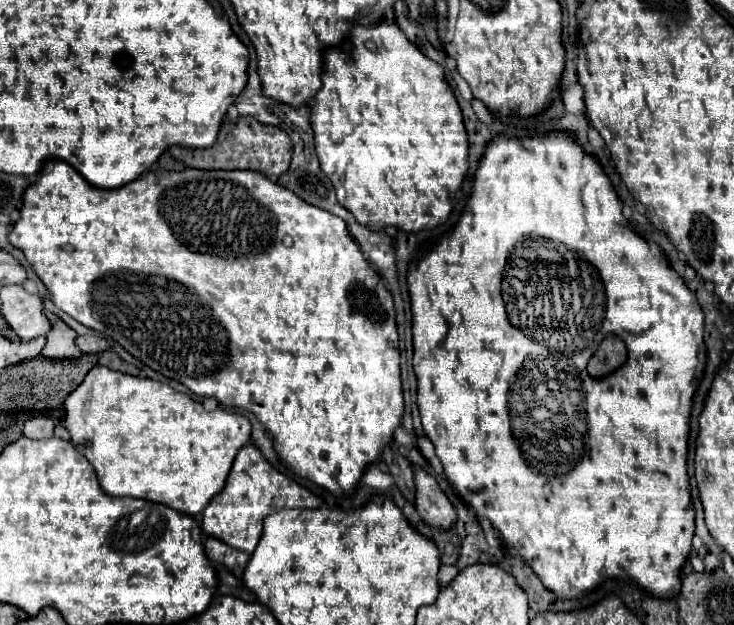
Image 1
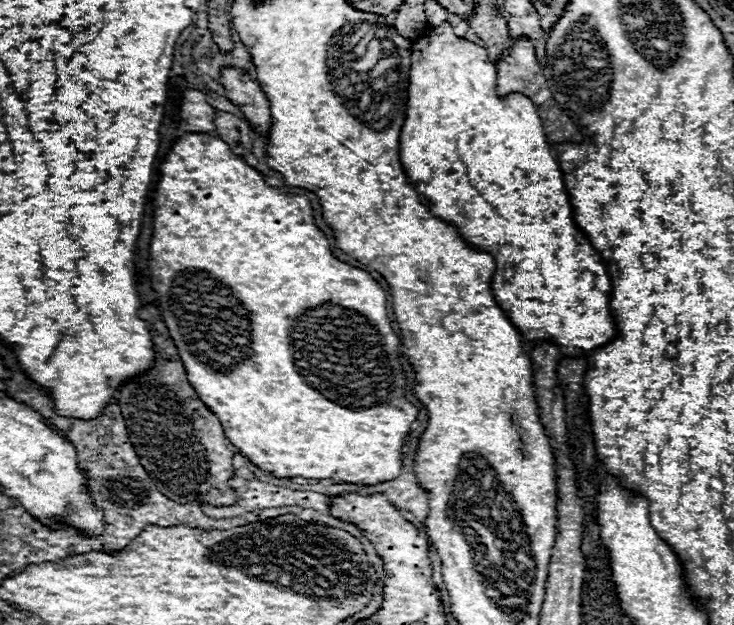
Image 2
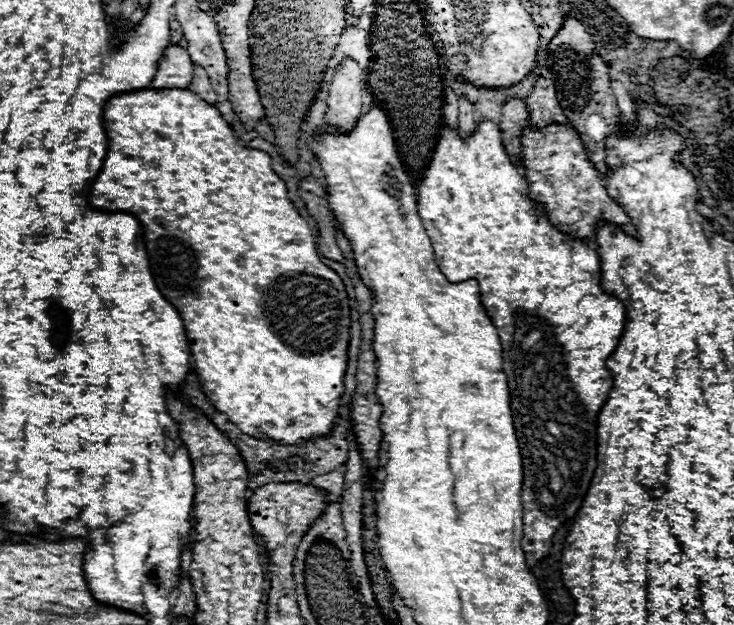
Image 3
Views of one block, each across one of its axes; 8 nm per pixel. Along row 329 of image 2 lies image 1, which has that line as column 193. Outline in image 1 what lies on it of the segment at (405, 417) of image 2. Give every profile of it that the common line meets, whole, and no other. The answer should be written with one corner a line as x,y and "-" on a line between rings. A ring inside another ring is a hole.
48,160
42,164
36,182
24,190
20,218
14,222
8,240
14,248
22,250
32,270
50,290
52,302
60,310
106,338
116,340
134,358
142,360
152,370
182,382
194,394
212,396
226,406
254,412
266,430
272,432
278,458
290,470
330,490
334,496
350,496
366,466
378,458
380,450
388,442
392,442
394,430
398,428
404,412
392,296
380,284
380,274
364,260
342,218
302,202
302,198
294,192
278,186
278,182
266,178
264,174
252,170
184,168
182,172
146,172
126,186
106,190
86,182
70,164
62,160

